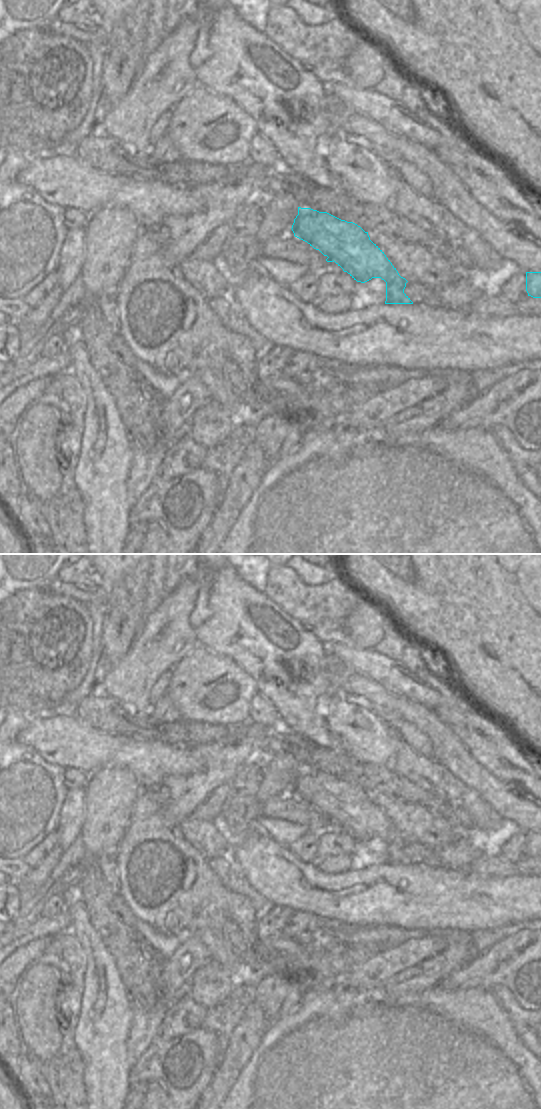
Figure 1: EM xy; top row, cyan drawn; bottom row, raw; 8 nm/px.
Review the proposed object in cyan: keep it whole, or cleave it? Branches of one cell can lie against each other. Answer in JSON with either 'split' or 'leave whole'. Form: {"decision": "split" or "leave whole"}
{"decision": "split"}

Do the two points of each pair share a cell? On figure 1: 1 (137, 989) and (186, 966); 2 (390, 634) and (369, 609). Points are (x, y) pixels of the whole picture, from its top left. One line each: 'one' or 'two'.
1: two
2: two

